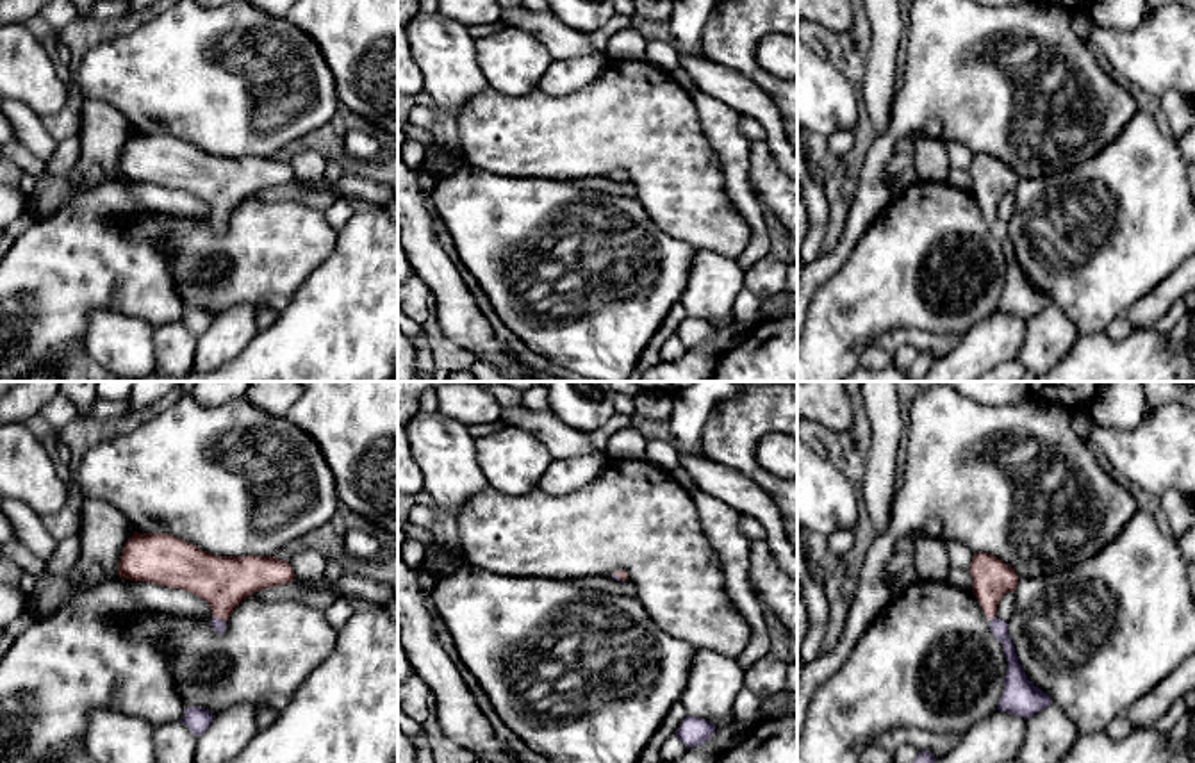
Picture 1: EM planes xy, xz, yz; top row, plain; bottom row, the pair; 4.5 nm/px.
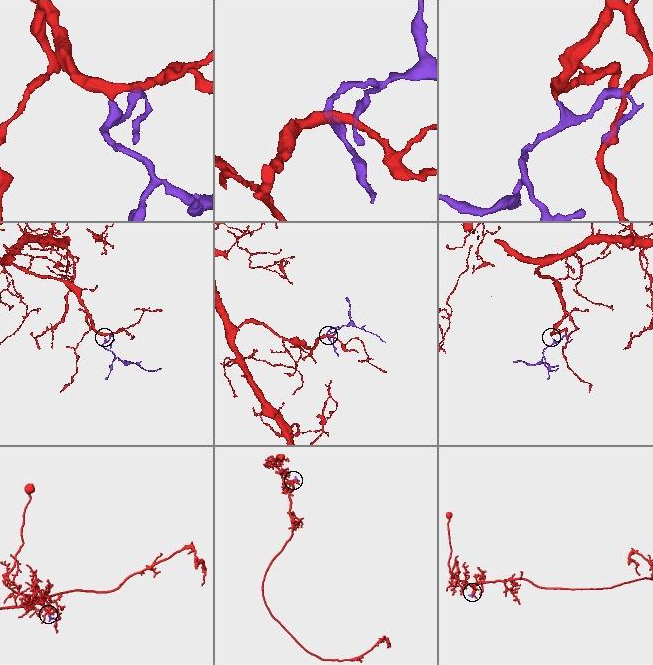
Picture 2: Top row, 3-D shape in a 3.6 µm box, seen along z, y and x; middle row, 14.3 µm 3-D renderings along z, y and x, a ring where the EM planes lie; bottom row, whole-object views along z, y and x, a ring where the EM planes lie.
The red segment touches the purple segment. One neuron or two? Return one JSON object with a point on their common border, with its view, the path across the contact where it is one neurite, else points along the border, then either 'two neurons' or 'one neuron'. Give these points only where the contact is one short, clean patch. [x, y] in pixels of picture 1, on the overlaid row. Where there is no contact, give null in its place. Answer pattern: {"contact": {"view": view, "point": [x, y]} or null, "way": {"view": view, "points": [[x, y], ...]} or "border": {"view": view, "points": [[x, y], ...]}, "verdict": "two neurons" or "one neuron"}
{"contact": {"view": "xy", "point": [220, 617]}, "way": {"view": "xy", "points": [[222, 582], [220, 617], [218, 624]]}, "verdict": "one neuron"}

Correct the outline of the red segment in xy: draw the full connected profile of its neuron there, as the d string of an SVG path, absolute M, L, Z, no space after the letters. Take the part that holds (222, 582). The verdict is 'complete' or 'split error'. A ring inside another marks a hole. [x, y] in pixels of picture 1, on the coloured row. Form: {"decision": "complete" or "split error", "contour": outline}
{"decision": "split error", "contour": "M137 531L123 546L118 576L198 595L209 604L218 635L243 599L294 581L291 565L275 556L216 556L168 533Z"}

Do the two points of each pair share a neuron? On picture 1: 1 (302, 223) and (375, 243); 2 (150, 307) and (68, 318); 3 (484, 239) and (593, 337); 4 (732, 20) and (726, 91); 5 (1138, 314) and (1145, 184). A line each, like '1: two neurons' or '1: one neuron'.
1: two neurons
2: one neuron
3: one neuron
4: two neurons
5: two neurons

